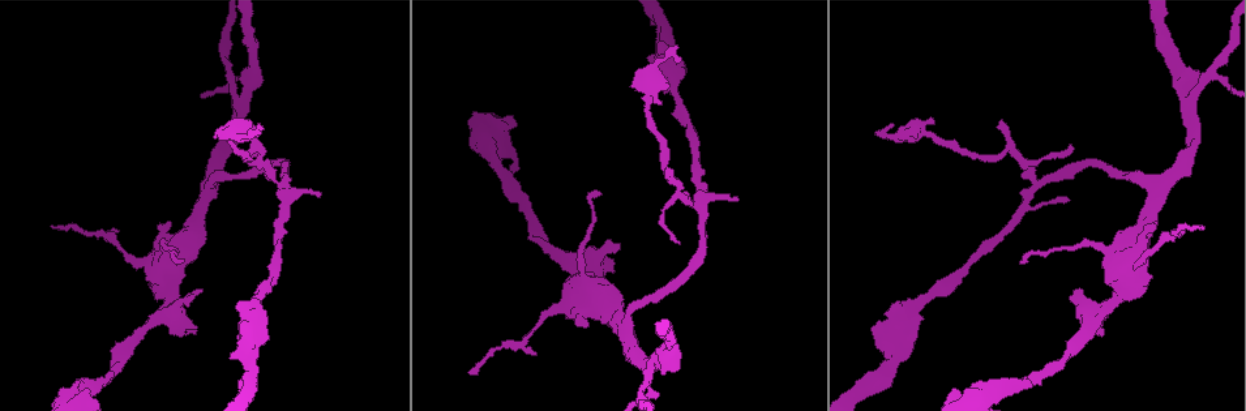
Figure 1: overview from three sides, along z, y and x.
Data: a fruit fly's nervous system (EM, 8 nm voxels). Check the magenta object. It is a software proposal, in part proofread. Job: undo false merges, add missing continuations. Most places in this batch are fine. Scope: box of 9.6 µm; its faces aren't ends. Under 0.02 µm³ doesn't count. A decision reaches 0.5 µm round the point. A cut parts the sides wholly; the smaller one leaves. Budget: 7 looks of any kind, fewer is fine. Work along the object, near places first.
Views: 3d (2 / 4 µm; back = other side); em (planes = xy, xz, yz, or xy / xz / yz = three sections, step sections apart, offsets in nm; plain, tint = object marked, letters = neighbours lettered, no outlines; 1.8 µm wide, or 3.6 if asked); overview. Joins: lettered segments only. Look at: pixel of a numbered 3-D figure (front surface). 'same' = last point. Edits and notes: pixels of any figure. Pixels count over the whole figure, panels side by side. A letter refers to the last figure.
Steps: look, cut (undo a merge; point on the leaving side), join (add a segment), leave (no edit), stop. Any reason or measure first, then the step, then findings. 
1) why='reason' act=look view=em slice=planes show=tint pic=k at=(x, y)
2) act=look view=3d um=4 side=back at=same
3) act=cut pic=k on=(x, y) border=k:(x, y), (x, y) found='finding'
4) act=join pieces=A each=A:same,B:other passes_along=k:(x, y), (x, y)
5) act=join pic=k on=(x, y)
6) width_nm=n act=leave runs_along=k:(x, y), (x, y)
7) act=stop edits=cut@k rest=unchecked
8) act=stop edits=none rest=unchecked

why='arms part here' act=look view=em slice=planes show=letters pic=1 at=(655, 355)

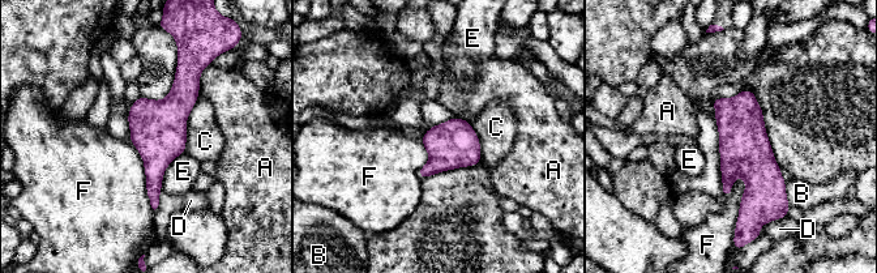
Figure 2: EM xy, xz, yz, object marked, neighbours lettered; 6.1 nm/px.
act=leave each=A:other,B:other,C:other,D:other,E:other,F:other border=2:(741, 175), (744, 192), (734, 226) found='all the same cell'

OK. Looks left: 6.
act=look view=3d um=4 pic=1 at=(197, 330)

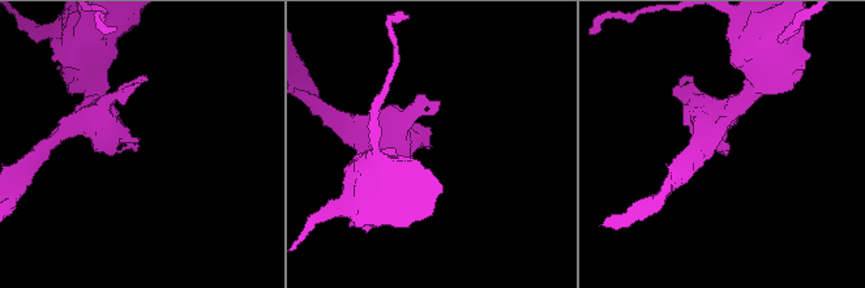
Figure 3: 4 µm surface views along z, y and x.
act=look view=em slice=planes show=letters pic=3 at=(137, 150)

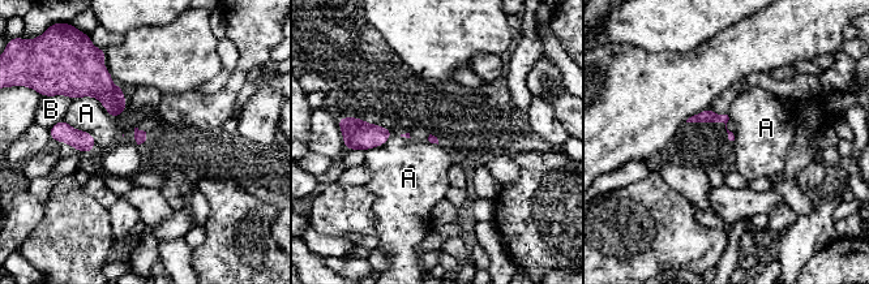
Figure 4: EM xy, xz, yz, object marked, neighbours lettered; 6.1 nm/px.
act=leave each=A:other,B:other found='none of them fits'

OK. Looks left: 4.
why='long arm stops here' act=look view=3d um=4 side=back pic=1 at=(52, 225)

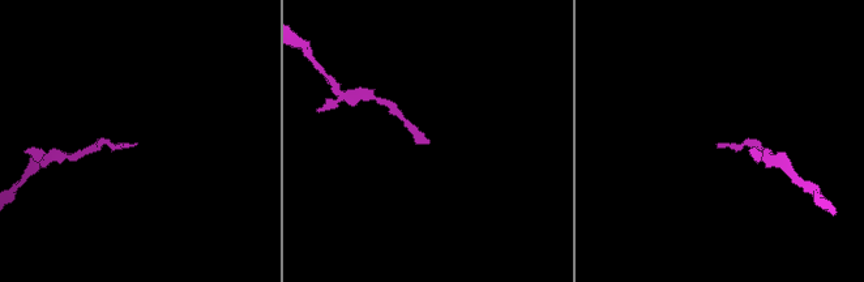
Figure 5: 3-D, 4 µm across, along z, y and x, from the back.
act=look view=em slice=yz step=8 show=tint pic=5 at=(136, 143)

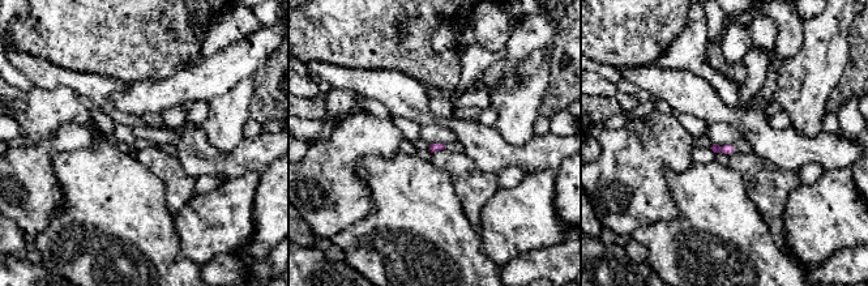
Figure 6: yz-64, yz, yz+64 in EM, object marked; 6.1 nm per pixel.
act=look view=em slice=planes show=letters at=same

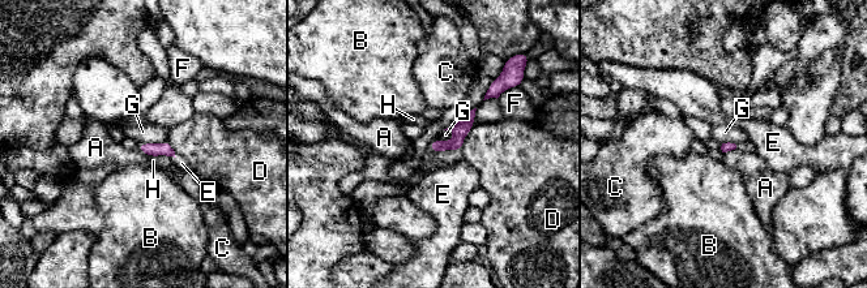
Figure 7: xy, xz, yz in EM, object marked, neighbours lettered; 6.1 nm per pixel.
act=leave each=A:other,B:other,C:other,D:other,E:other,F:other,G:other,H:other runs_along=7:(472, 114), (451, 145), (434, 146) found='none of them fits'

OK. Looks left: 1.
act=stop edits=none rest=unchecked

